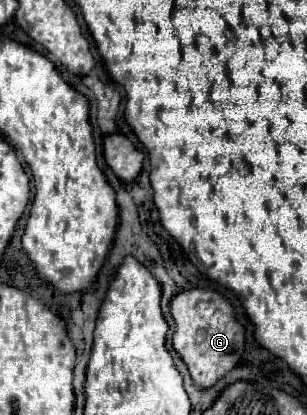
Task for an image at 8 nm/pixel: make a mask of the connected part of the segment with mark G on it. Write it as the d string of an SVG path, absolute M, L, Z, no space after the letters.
M187 289L173 297L171 315L175 319L173 347L189 367L193 383L209 389L227 375L241 359L245 331L233 315L231 303L213 289Z

